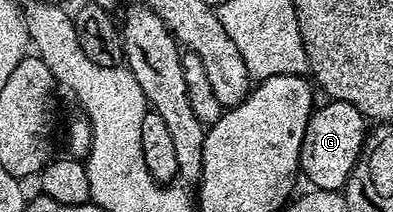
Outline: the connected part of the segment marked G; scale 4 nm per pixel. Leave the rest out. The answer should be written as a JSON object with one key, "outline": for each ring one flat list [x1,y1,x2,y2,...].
{"outline":[[332,100,318,105,309,117,307,132,301,149,300,173,309,177,309,186,318,190,340,191,345,181,351,176,359,160,361,150,365,147,367,119,364,114,346,102]]}

